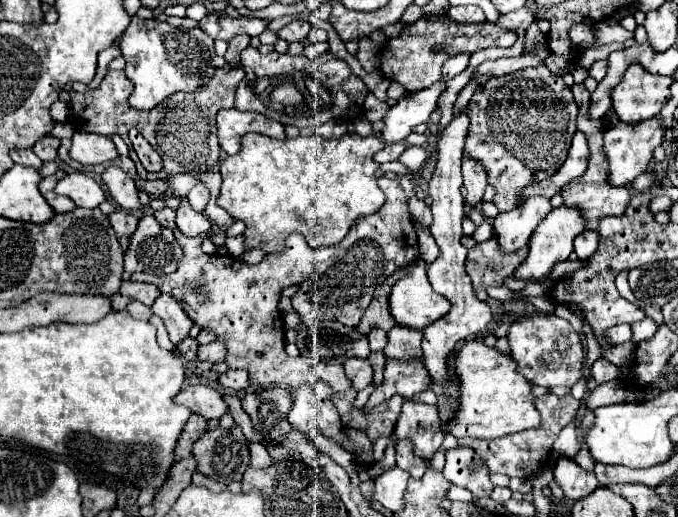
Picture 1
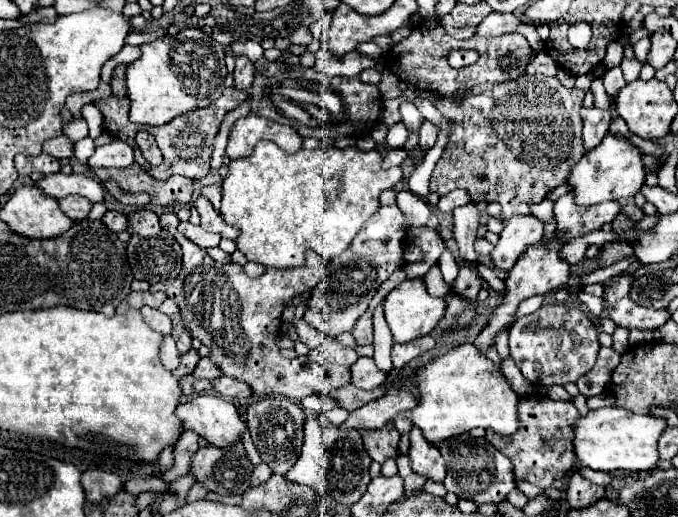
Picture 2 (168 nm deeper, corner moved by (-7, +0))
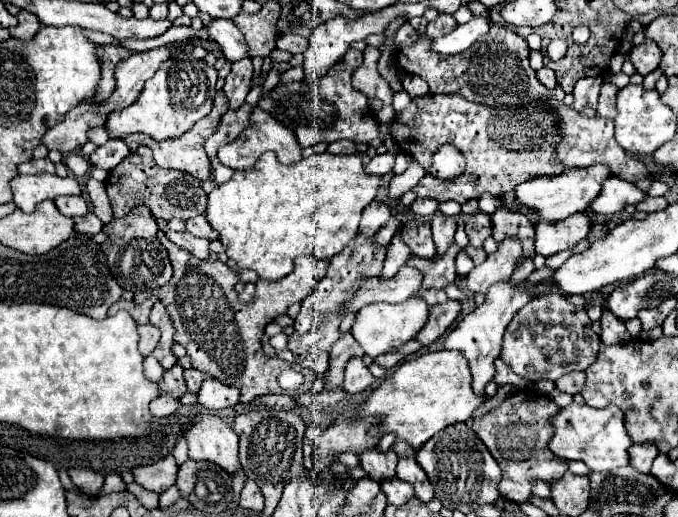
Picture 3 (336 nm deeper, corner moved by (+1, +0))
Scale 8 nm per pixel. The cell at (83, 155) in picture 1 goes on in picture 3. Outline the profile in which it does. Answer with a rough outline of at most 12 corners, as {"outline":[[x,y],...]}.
{"outline":[[110,139],[90,155],[90,163],[112,171],[130,155],[122,139]]}

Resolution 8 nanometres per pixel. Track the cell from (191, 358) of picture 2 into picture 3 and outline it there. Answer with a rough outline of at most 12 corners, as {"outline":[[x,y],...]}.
{"outline":[[182,367],[164,371],[160,393],[180,399],[188,389]]}

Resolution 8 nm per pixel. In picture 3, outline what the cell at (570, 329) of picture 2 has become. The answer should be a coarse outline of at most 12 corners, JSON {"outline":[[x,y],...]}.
{"outline":[[560,293],[510,321],[502,361],[530,381],[588,369],[600,337]]}

